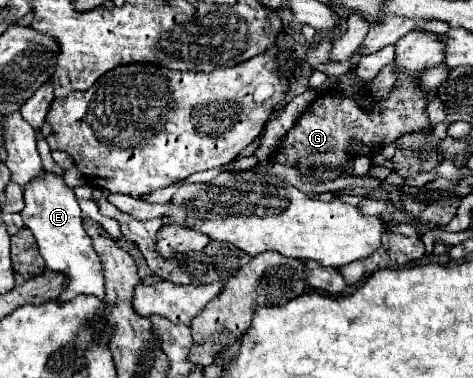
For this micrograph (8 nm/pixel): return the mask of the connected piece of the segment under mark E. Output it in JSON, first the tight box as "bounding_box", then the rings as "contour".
{"bounding_box":[20,174,104,302],"contour":[[[44,174],[42,178],[32,180],[24,190],[24,210],[20,212],[24,226],[34,234],[40,256],[46,262],[50,272],[64,274],[68,278],[66,288],[56,298],[56,302],[68,302],[78,294],[92,294],[104,300],[104,274],[98,254],[92,248],[92,240],[82,226],[80,206],[72,188],[64,184],[62,176]]]}

